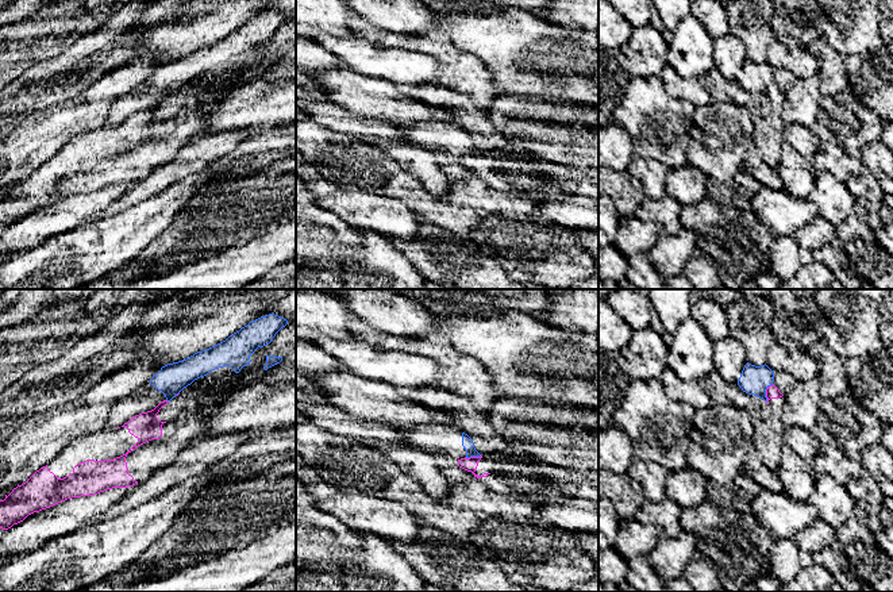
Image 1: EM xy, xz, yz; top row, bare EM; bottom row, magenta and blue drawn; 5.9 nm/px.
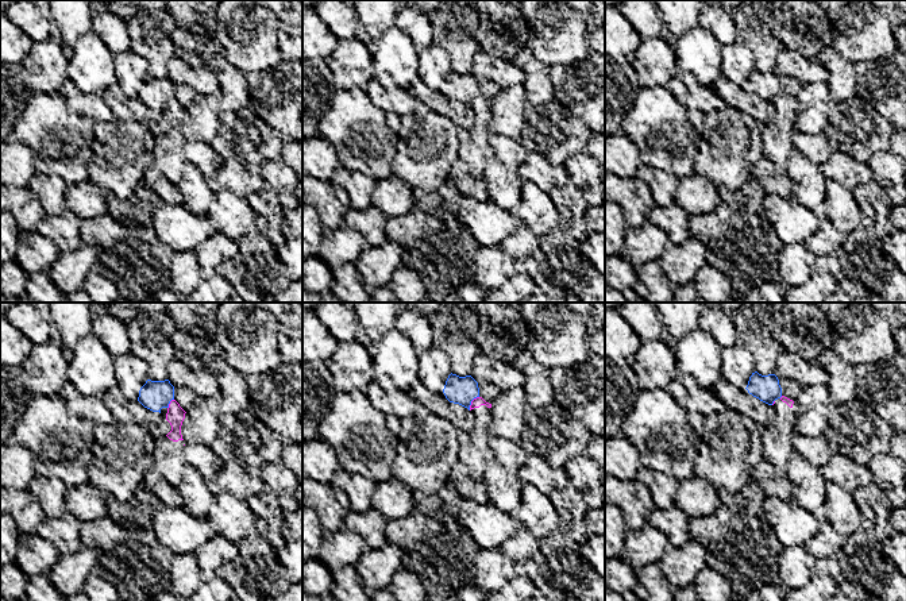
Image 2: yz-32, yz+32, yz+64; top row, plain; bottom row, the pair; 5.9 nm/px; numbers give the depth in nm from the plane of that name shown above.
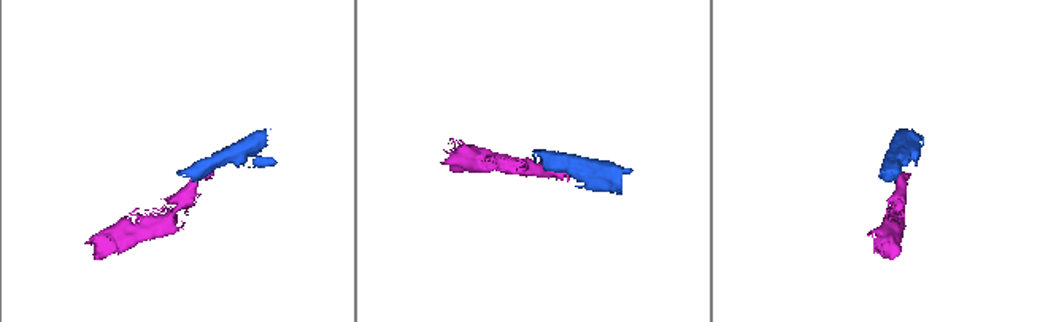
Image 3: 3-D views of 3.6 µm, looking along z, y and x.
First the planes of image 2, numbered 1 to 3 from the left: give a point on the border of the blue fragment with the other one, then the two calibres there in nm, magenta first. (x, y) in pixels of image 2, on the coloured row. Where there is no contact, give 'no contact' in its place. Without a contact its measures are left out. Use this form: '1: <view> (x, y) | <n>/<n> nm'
1: yz-32 (169, 404) | 110/180 nm
2: yz+32 (471, 403) | 60/170 nm
3: yz+64 (774, 403) | 20/160 nm

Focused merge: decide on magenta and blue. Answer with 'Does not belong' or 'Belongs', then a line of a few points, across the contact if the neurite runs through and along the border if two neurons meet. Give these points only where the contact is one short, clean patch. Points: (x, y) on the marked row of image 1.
Does not belong. Line: yz (773, 384), (766, 389), (766, 402)

